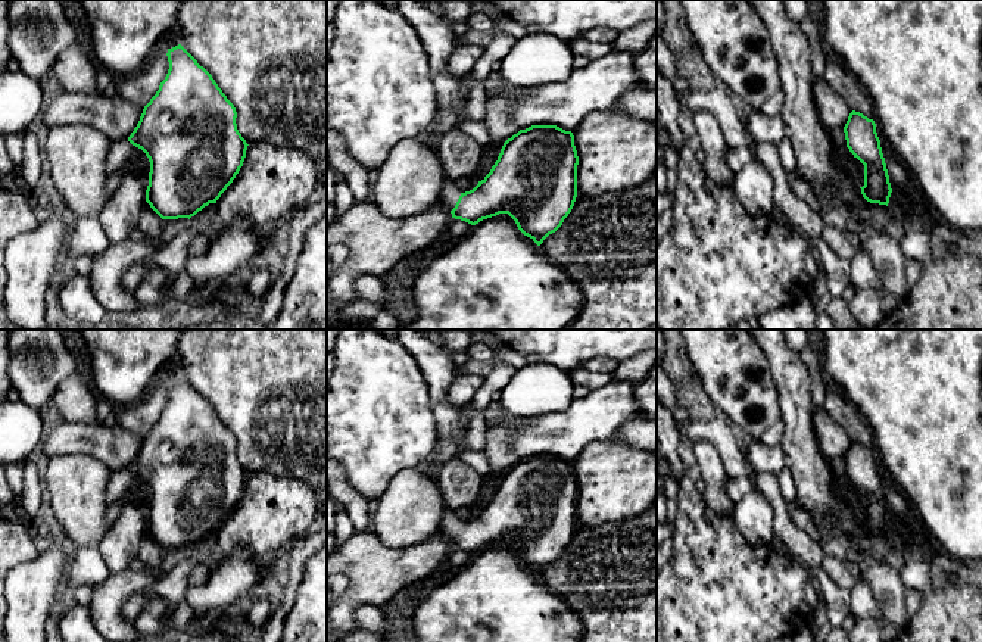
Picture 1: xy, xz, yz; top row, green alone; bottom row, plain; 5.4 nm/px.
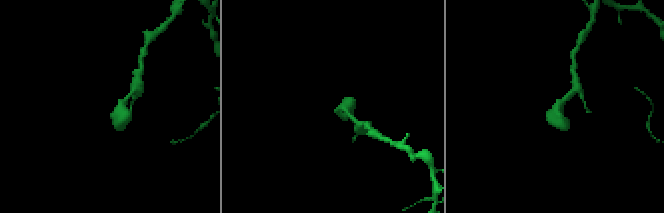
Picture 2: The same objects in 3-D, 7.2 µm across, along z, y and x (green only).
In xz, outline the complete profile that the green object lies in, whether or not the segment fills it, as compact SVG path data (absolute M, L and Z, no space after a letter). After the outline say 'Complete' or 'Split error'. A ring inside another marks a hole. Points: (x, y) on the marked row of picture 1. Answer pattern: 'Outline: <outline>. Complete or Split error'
Outline: M531 125L504 143L490 172L473 190L461 193L453 181L446 180L440 200L451 211L452 218L471 225L499 214L508 214L518 230L540 246L562 225L574 206L577 165L579 156L571 131L557 125Z. Split error

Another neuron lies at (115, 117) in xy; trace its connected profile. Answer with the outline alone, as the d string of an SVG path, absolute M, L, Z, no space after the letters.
M60 91L44 103L43 118L50 130L63 124L85 124L100 130L107 138L128 138L137 127L144 106L137 106L122 96L102 93L81 94Z

